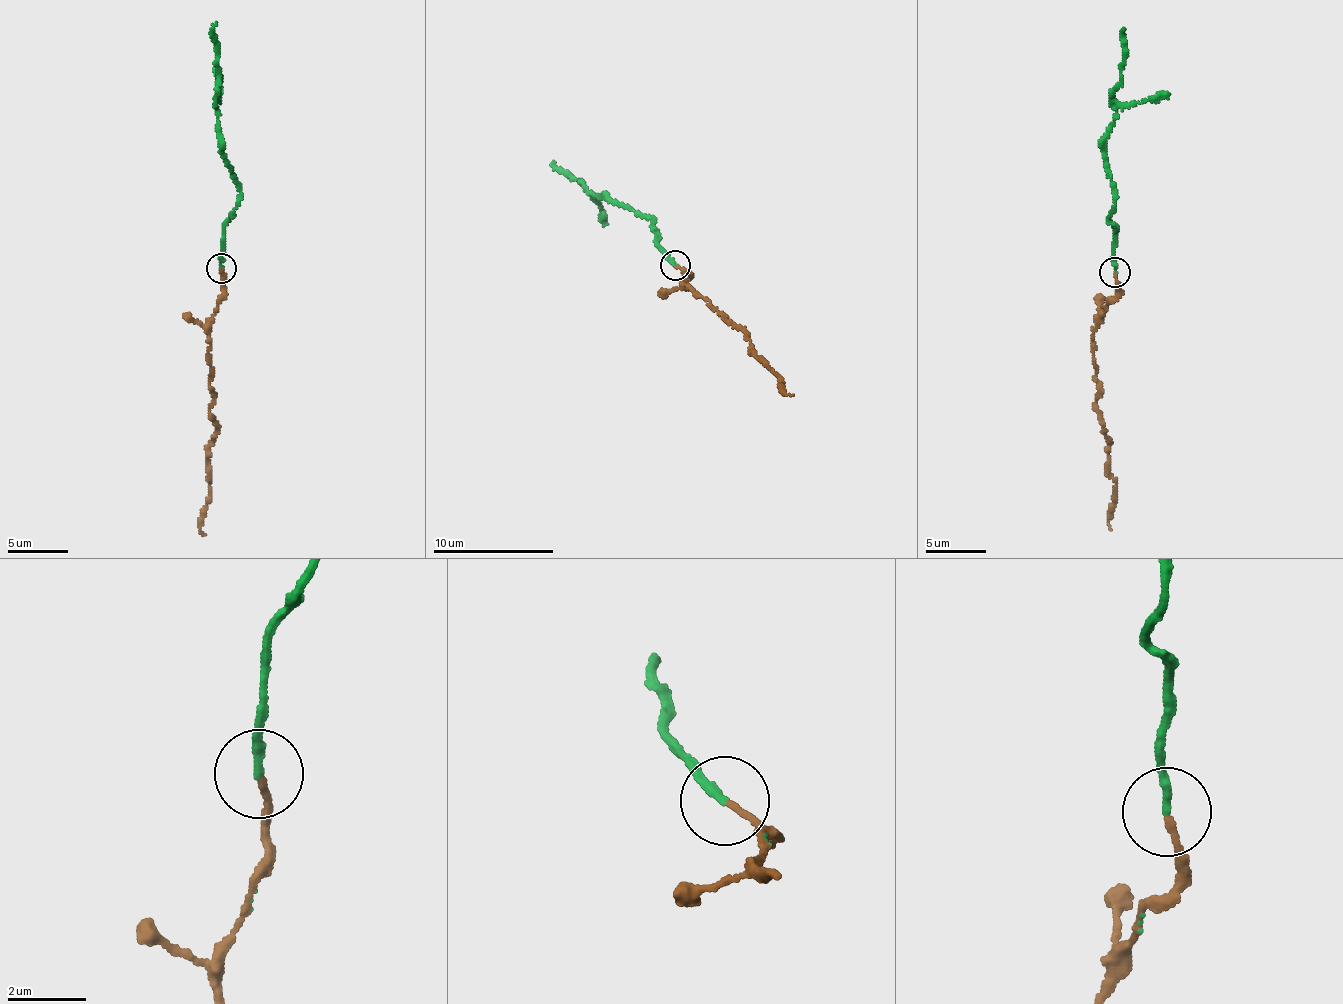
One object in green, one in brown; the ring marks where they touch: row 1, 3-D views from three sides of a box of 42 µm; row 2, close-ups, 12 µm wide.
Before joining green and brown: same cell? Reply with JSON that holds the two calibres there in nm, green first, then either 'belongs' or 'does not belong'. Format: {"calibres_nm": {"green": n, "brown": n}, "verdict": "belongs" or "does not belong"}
{"calibres_nm": {"green": 240, "brown": 170}, "verdict": "belongs"}

